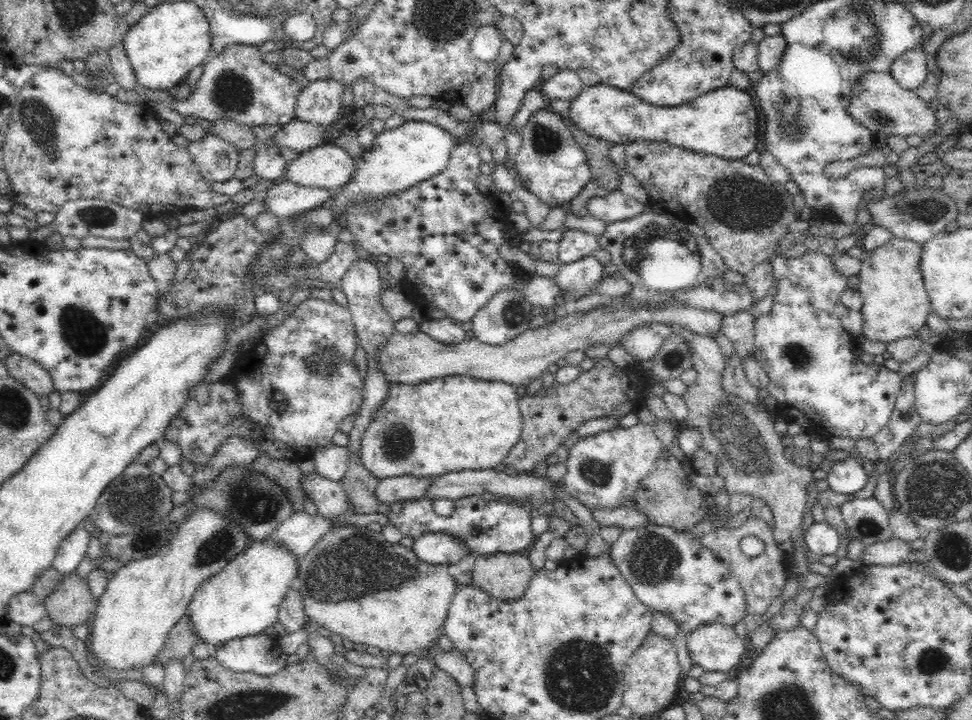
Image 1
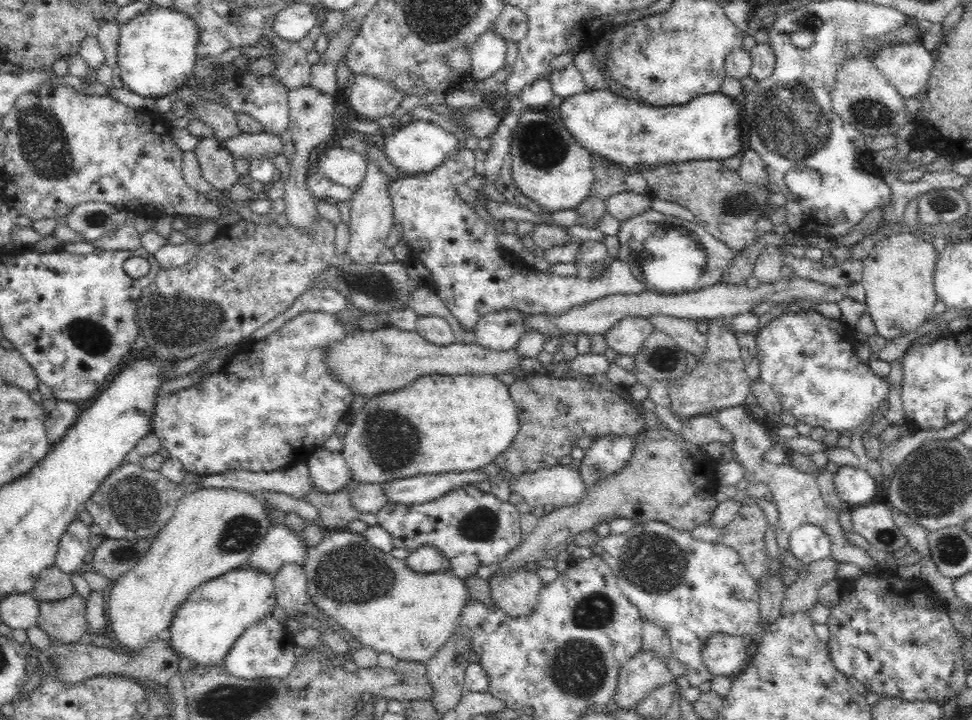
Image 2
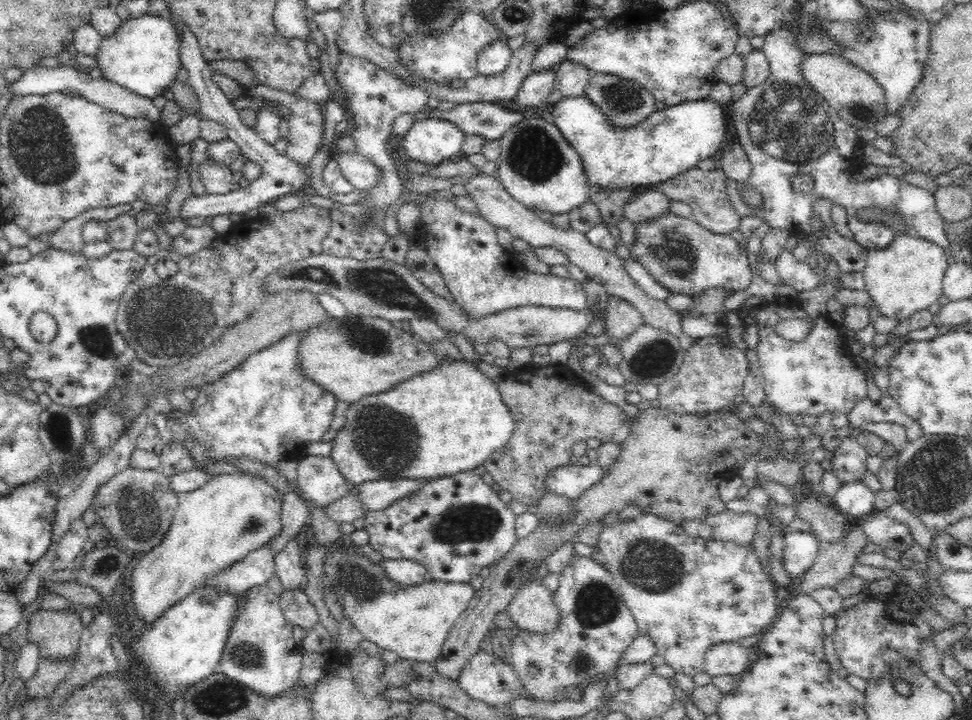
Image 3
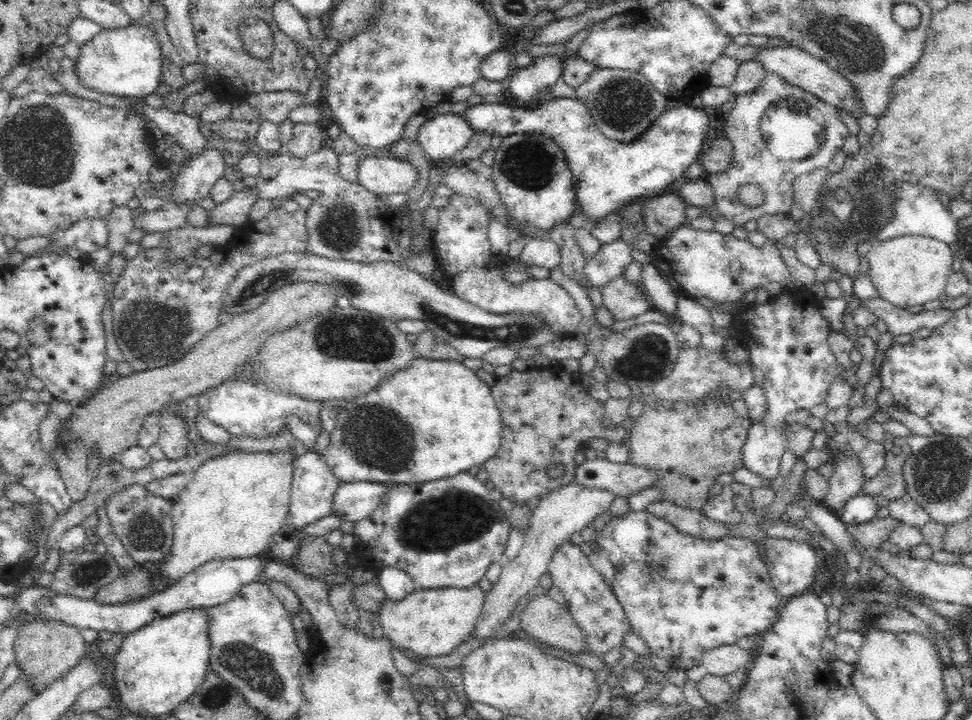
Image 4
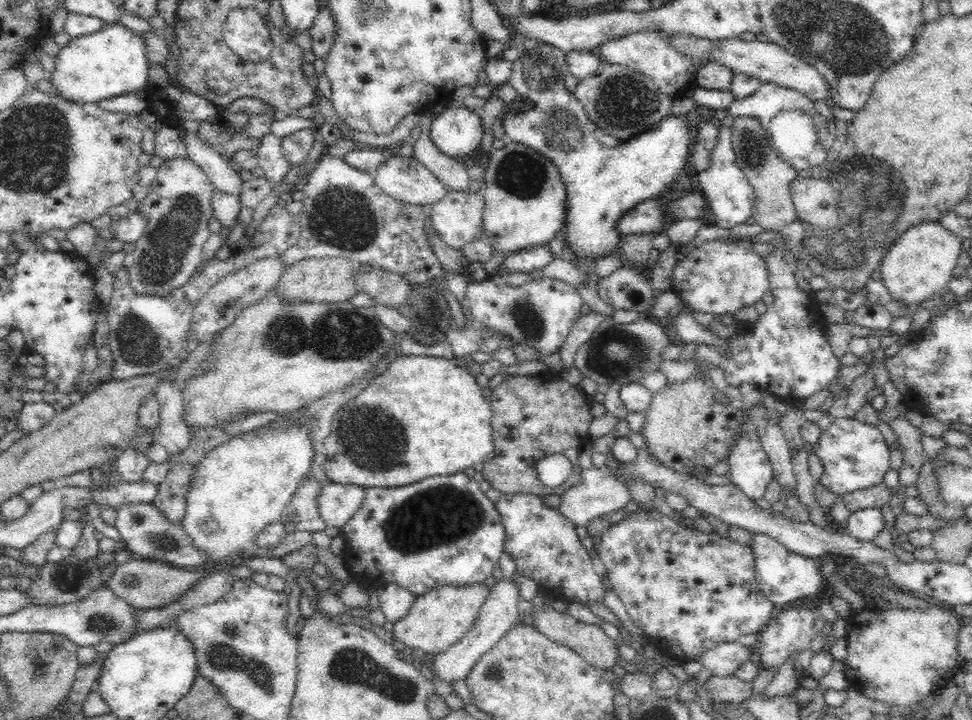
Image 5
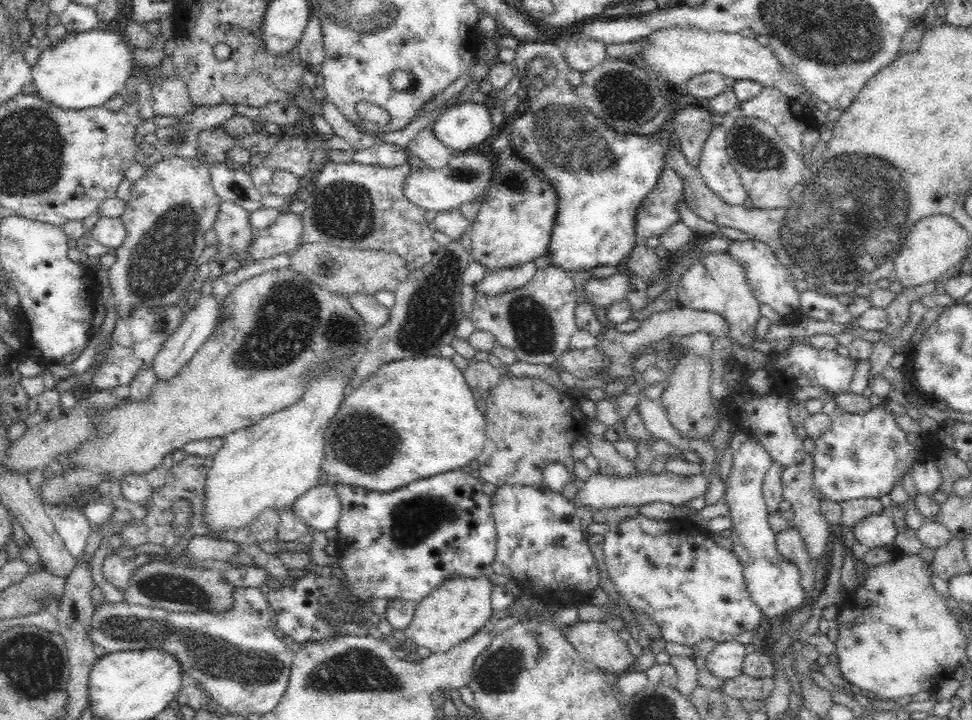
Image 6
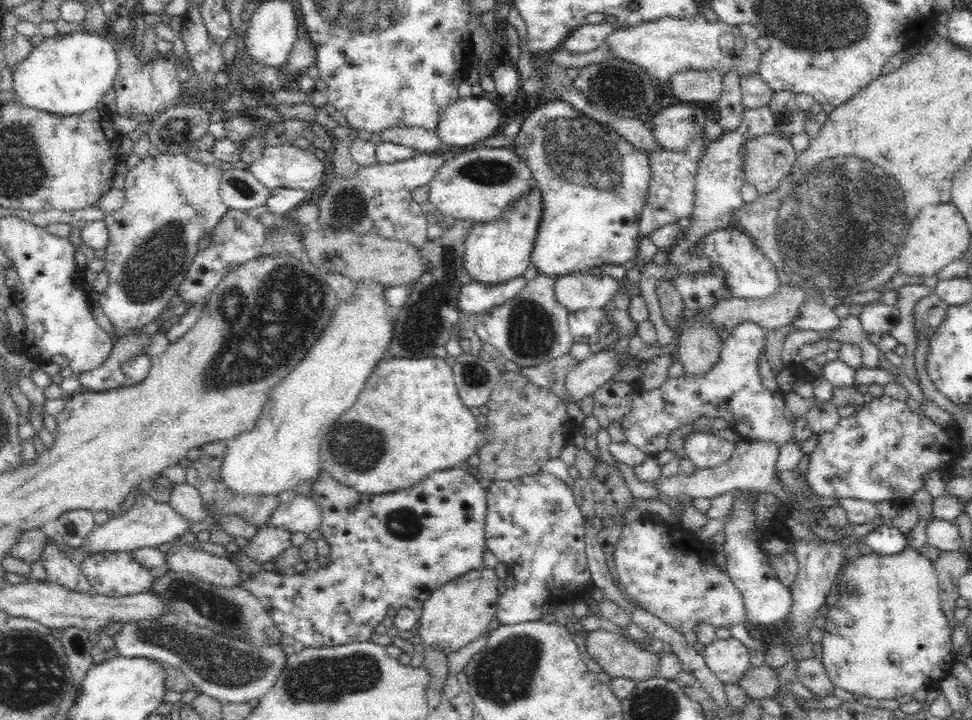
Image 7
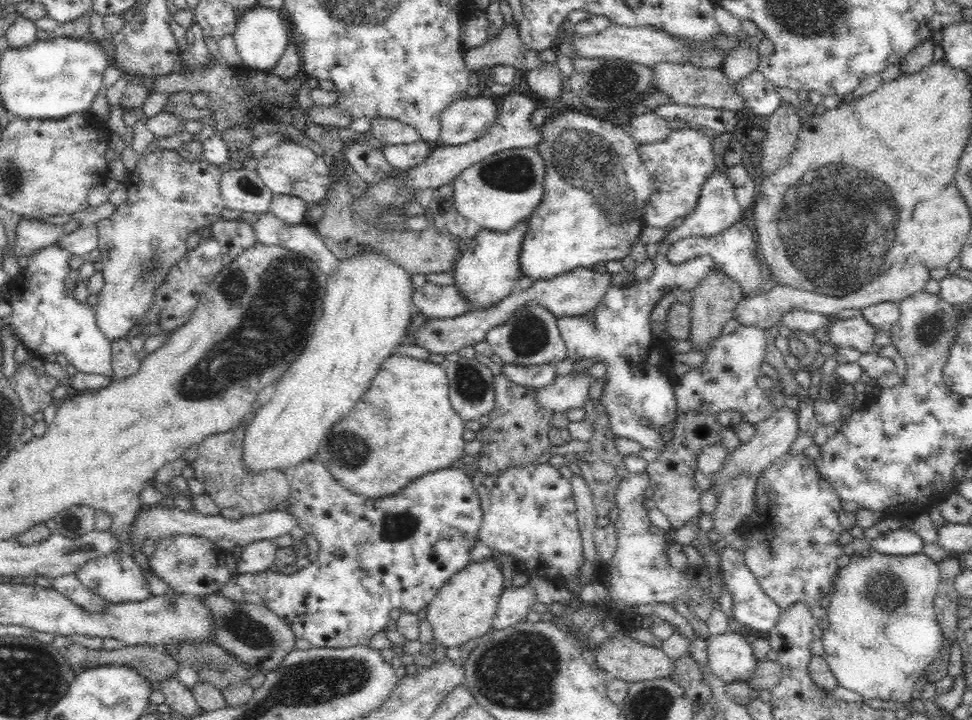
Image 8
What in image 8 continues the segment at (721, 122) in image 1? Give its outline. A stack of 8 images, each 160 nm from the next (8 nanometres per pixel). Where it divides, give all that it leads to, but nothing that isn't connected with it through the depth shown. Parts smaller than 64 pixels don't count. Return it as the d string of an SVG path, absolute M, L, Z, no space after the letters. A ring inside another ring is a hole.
M565 112L552 115L546 118L541 128L542 141L534 148L543 157L544 160L544 180L542 184L542 200L540 205L531 213L529 217L528 230L524 235L524 240L520 249L520 268L523 274L530 276L532 281L548 280L553 276L570 272L575 268L591 268L599 262L610 262L610 260L623 260L631 252L632 245L639 240L643 230L643 215L648 205L648 199L651 195L651 176L640 159L639 153L633 145L633 138L622 128L614 126L608 120L594 118L582 112Z

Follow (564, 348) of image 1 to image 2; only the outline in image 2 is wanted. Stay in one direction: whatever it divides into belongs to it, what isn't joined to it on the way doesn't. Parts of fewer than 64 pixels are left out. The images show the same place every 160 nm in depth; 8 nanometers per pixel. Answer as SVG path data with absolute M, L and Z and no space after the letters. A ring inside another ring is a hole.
M388 325L377 330L353 331L349 329L348 334L338 341L333 347L332 352L328 354L326 363L329 370L333 371L335 377L343 382L354 395L363 394L372 397L380 393L394 391L412 384L417 378L426 375L492 375L499 376L502 373L512 373L513 369L519 367L524 357L518 355L516 348L506 351L486 349L484 346L472 342L456 342L448 345L436 345L424 339L418 331L412 332L402 330L394 325Z

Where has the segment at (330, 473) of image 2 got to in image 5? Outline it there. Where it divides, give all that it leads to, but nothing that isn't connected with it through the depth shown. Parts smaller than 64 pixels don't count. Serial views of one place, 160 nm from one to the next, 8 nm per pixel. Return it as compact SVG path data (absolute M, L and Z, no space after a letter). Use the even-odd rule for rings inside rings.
M312 472L298 482L296 492L281 514L282 524L288 533L298 530L325 530L327 524L321 519L317 503L324 484L325 482L316 479Z

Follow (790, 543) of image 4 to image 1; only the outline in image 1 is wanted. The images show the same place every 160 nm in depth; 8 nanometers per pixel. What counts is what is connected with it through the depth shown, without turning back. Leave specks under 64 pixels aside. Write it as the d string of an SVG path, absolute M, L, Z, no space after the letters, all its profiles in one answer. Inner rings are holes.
M828 521L812 523L803 534L803 540L810 552L818 554L818 557L837 554L841 543L841 536Z

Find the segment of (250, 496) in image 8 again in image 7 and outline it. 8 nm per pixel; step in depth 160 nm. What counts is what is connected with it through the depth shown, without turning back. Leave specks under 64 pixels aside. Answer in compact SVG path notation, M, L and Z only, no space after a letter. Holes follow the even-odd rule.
M227 440L212 441L199 447L201 455L198 459L191 461L190 466L186 466L185 482L194 486L202 499L206 516L211 516L214 524L220 527L219 520L228 515L237 515L247 523L255 526L256 532L269 526L269 518L277 509L283 497L276 495L234 495L226 489L224 481L220 481L220 468L224 454L226 454Z

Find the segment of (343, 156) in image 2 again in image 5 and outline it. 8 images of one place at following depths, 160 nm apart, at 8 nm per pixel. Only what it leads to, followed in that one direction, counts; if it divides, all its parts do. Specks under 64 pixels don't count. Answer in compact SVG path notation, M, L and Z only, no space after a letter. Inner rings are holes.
M391 157L371 173L374 185L396 200L411 204L434 205L449 190L430 170L413 157Z

